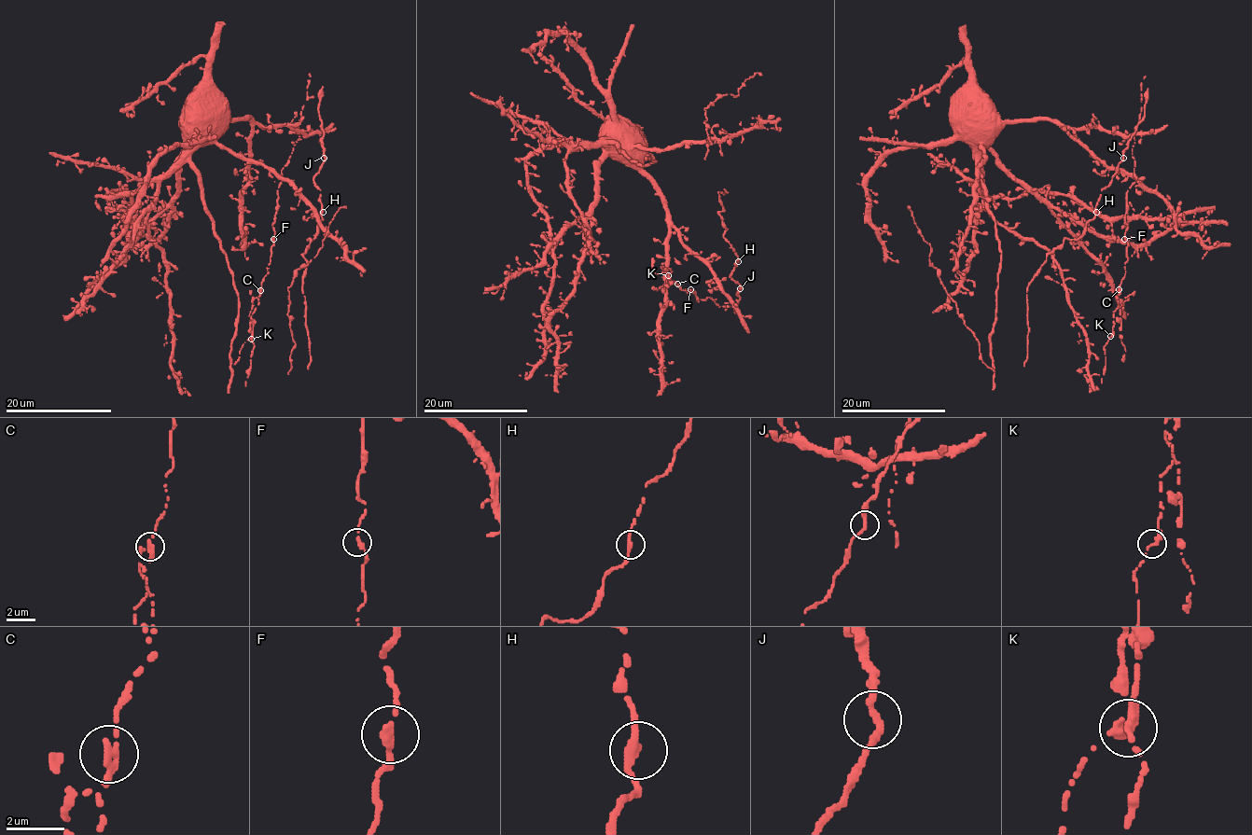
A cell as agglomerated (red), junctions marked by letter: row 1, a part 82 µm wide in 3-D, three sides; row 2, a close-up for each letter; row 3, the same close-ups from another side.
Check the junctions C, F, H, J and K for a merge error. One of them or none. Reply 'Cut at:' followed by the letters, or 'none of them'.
Cut at: C

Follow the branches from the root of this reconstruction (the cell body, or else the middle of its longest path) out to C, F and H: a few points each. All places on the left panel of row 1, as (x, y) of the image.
C: (195, 125), (194, 137), (201, 128), (244, 118), (301, 132), (295, 132), (299, 139), (282, 171), (260, 291)
F: (195, 125), (194, 137), (201, 128), (244, 118), (301, 132), (295, 132), (299, 139), (282, 171), (273, 239)
H: (195, 125), (194, 137), (201, 128), (244, 118), (308, 134), (321, 130), (325, 160), (313, 182), (323, 212)

